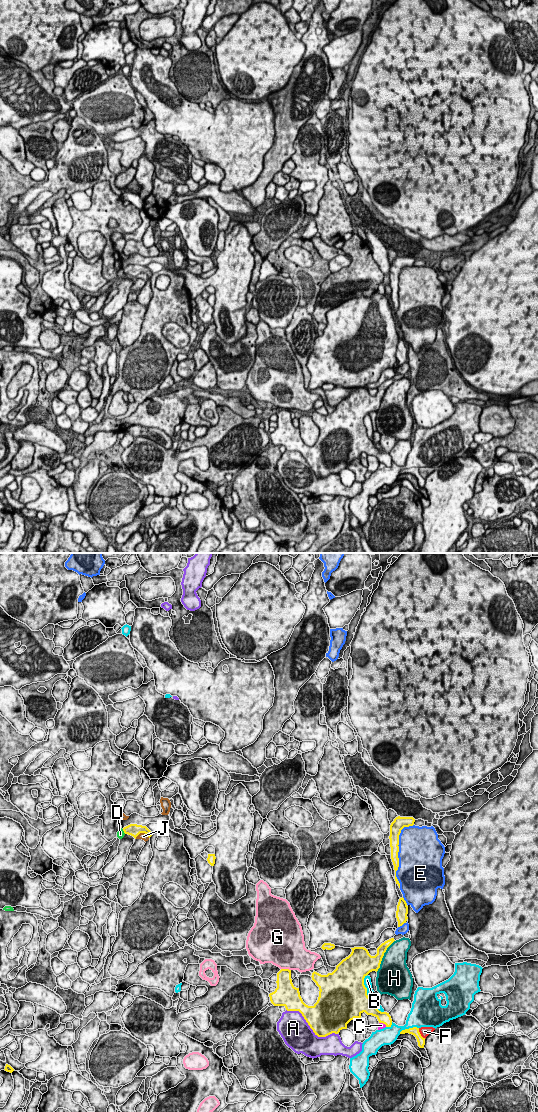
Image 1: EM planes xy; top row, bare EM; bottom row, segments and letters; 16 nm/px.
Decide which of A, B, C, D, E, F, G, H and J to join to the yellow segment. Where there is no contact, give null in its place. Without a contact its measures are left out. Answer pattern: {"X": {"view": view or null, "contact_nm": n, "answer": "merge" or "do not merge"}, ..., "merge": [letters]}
{"A": {"view": "xy", "contact_nm": 900, "answer": "do not merge"}, "B": {"view": "xy", "contact_nm": 440, "answer": "do not merge"}, "C": {"view": "xy", "contact_nm": 140, "answer": "do not merge"}, "D": {"view": "xy", "contact_nm": 100, "answer": "do not merge"}, "E": {"view": "xy", "contact_nm": 1050, "answer": "do not merge"}, "F": {"view": "xy", "contact_nm": 220, "answer": "do not merge"}, "G": {"view": "xy", "contact_nm": 160, "answer": "do not merge"}, "H": {"view": "xy", "contact_nm": 600, "answer": "do not merge"}, "J": {"view": "xy", "contact_nm": 240, "answer": "do not merge"}, "merge": []}

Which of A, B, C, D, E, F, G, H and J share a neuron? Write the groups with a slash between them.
A / B / C / D / E / F / G / H / J

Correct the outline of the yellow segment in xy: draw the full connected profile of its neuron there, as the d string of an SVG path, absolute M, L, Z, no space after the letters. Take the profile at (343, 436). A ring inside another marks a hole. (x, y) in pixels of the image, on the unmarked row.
M391 378L382 383L377 388L375 396L371 396L364 387L351 388L351 394L343 399L332 413L321 415L314 411L311 417L320 431L318 440L313 446L308 446L303 442L299 428L292 423L291 410L281 409L277 413L277 428L269 434L270 441L274 446L284 446L287 451L299 451L318 477L326 477L332 473L338 474L342 469L347 469L347 464L351 460L361 458L363 452L375 456L379 463L385 464L386 467L391 467L392 459L389 453L379 451L368 437L364 418L370 412L378 411L384 393L394 381L394 378Z

